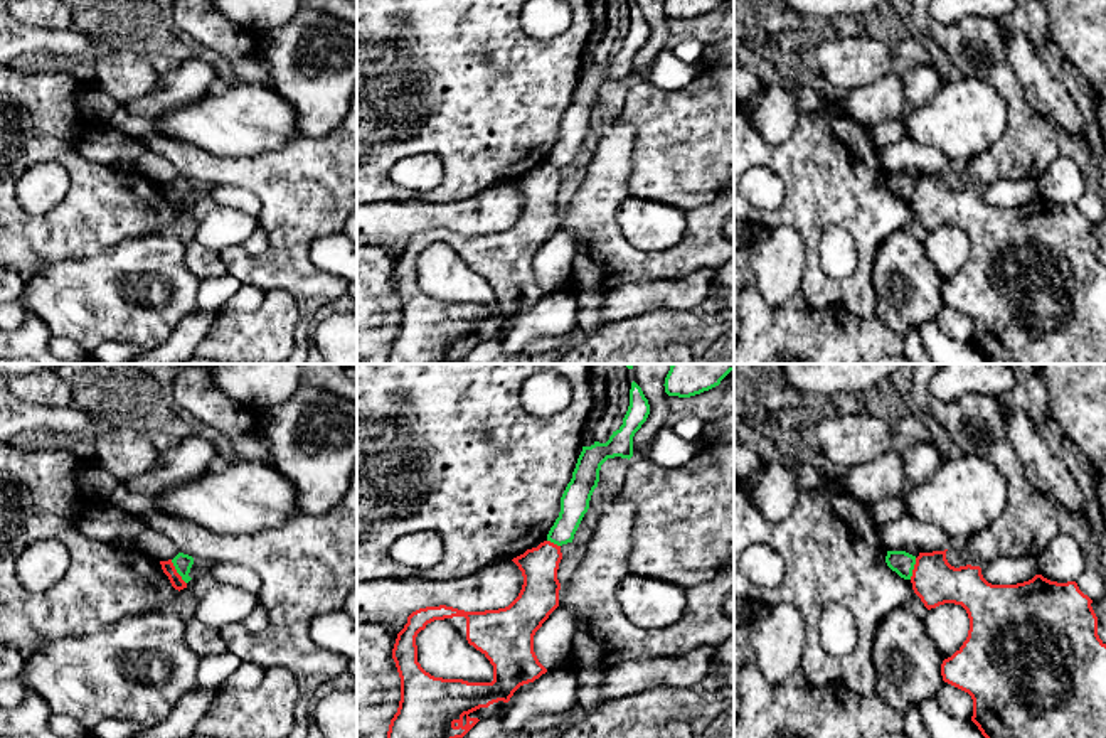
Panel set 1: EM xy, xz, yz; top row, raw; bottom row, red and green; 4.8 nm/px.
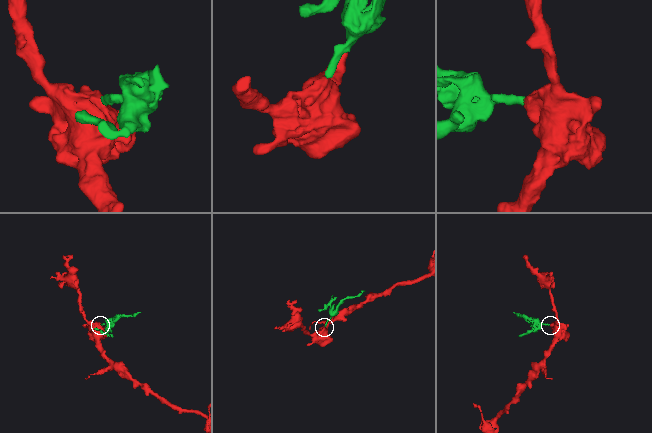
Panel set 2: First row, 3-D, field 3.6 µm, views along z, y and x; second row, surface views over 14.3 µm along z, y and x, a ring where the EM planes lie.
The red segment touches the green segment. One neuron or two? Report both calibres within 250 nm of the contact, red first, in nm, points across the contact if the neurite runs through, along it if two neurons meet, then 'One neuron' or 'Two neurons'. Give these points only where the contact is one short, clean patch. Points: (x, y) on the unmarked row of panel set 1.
Thickness 60 nm (red) against 90 nm. Boundary: xy (170, 182), (186, 206). Two neurons

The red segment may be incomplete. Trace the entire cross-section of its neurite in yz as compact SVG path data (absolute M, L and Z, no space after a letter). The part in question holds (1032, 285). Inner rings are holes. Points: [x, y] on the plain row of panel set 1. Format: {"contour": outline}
{"contour": "M946 174L919 175L911 206L928 233L954 226L968 236L968 259L943 283L941 298L971 318L971 344L981 357L988 364L1106 364L1106 266L1098 258L1093 222L1076 204L1057 206L1042 197L1017 207L992 207L980 189L951 189Z"}

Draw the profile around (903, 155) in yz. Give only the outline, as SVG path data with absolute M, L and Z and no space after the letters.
M909 136L879 150L879 155L887 174L916 170L919 175L933 175L949 170L949 160L943 152L919 145Z

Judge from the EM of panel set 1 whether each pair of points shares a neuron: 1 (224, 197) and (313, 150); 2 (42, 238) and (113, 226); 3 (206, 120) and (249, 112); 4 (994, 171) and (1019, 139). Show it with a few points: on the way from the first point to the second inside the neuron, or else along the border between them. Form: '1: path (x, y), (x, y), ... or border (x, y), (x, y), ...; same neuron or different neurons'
1: border (212, 186), (246, 187), (258, 199), (261, 211); different neurons
2: path (59, 235), (79, 226), (96, 226); same neuron
3: path (216, 120), (239, 120); same neuron
4: path (1002, 162), (1017, 147); same neuron

